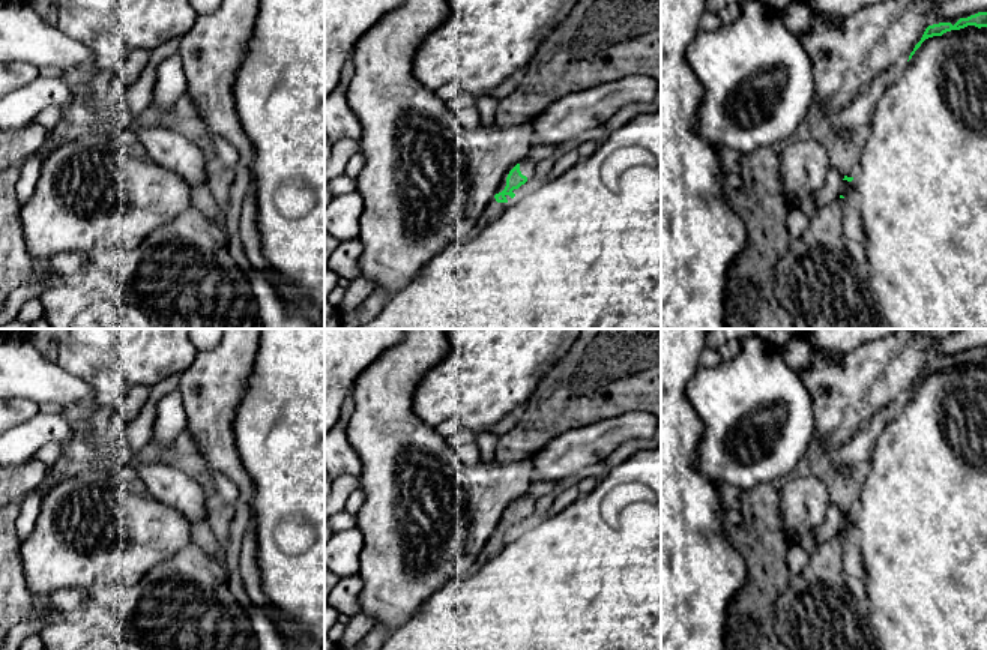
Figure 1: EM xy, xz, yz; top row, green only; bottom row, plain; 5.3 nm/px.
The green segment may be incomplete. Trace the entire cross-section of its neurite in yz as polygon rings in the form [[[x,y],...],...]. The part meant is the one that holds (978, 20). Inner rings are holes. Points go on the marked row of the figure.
[[[987,11],[969,12],[951,20],[949,23],[939,23],[928,26],[921,41],[915,45],[913,51],[910,53],[909,60],[925,39],[933,36],[942,36],[943,33],[951,30],[970,29],[970,27],[981,29],[984,33],[987,33]]]

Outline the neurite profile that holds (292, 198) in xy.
[[[260,0],[254,33],[248,44],[248,54],[236,72],[233,93],[234,93],[234,105],[236,105],[239,122],[254,146],[252,189],[255,191],[255,198],[257,198],[258,231],[260,231],[261,251],[266,260],[266,266],[276,275],[279,281],[279,285],[282,288],[281,299],[287,311],[290,314],[294,314],[294,309],[297,306],[302,306],[303,318],[306,318],[314,329],[324,329],[324,0]]]

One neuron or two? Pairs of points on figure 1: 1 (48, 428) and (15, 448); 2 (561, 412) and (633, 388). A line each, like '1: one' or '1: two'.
1: one
2: one

